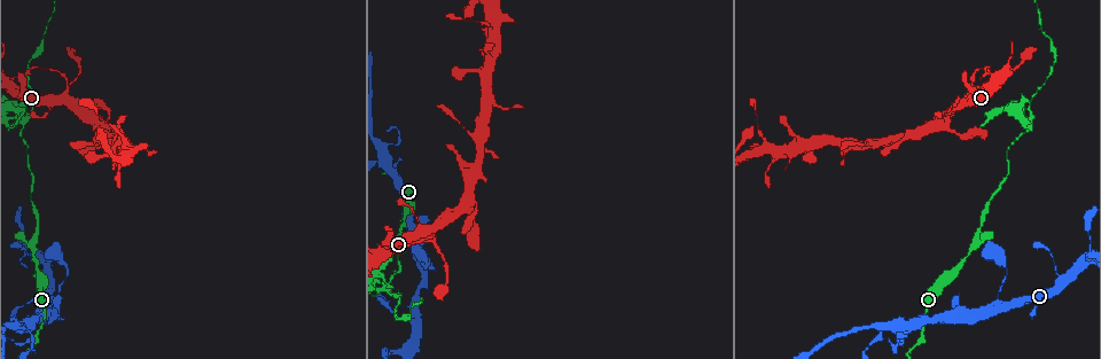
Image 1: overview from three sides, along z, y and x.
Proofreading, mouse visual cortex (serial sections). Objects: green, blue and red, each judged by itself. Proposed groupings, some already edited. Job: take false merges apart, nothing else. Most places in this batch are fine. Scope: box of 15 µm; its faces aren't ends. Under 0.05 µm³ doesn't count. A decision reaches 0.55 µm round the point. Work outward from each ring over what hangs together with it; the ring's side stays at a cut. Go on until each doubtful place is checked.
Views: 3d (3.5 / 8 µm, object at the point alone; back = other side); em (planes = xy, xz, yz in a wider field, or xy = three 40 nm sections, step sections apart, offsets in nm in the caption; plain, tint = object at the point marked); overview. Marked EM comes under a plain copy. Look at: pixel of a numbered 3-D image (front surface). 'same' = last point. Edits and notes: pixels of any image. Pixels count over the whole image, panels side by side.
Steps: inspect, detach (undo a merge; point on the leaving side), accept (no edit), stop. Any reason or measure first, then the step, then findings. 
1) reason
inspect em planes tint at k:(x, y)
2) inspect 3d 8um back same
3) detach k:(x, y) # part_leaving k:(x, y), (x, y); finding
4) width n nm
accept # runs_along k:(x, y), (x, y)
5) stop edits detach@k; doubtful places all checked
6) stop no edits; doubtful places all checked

a fork
inspect 3d 3.5um at 1:(23, 126)

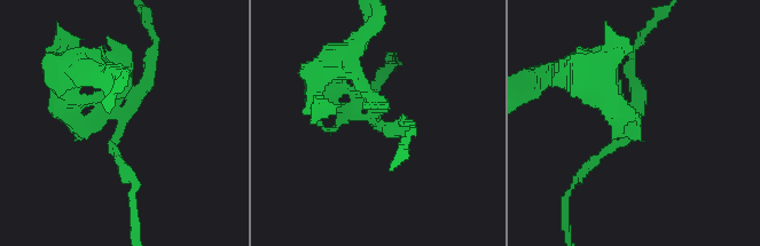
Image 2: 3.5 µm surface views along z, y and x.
inspect em xy step 5 tint at 2:(378, 124)

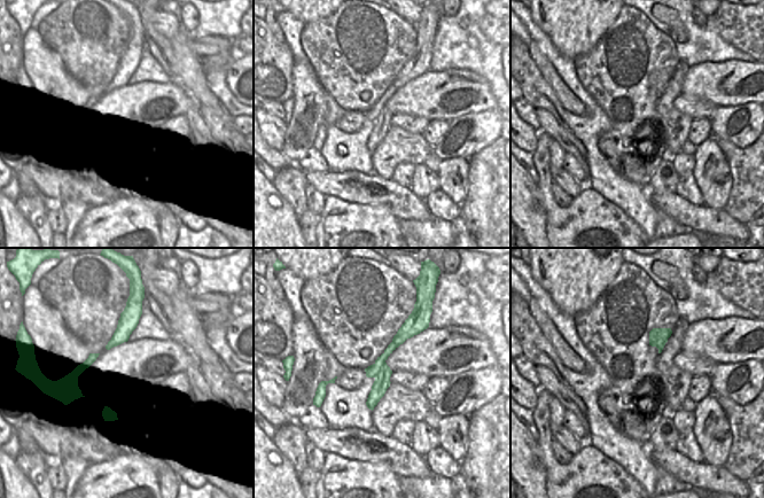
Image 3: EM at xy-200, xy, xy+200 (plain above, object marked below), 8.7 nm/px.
inspect em xy step 3 tint same

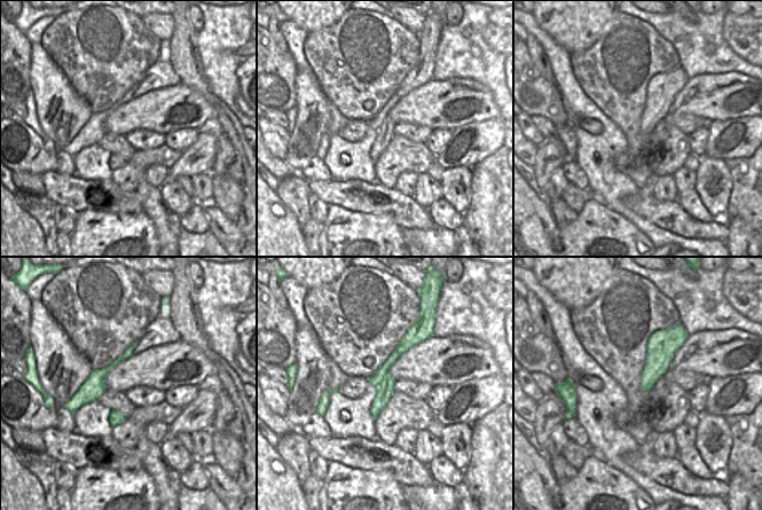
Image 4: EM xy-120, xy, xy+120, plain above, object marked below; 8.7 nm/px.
detach 2:(78, 136) # part_leaving 2:(112, 113), (77, 127), (63, 78); two cells meet here

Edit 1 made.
arms run side by side
inspect 3d 3.5um at 1:(428, 229)

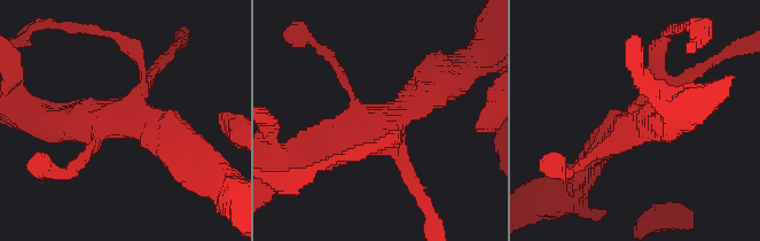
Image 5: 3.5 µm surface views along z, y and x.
shape alone is not enough
inspect em xy step 2 tint at 5:(377, 123)

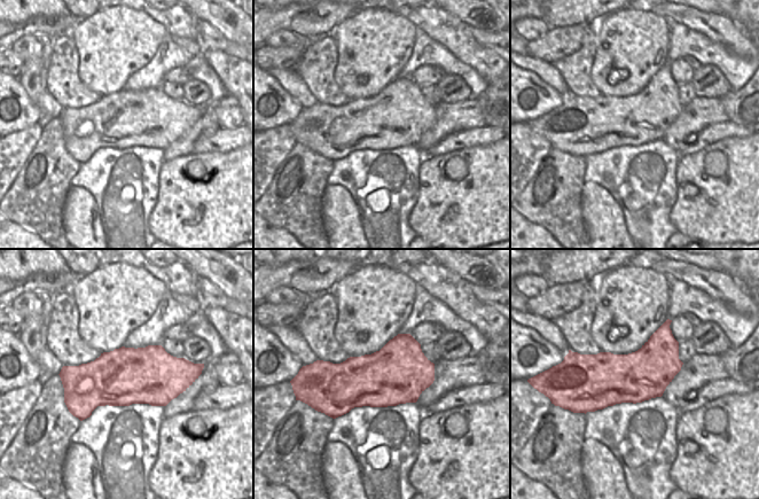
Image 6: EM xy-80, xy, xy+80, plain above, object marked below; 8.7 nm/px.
accept # runs_along 5:(307, 152), (441, 90); all the same cell

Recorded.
abrupt turn
inspect 3d 8um at 1:(394, 166)

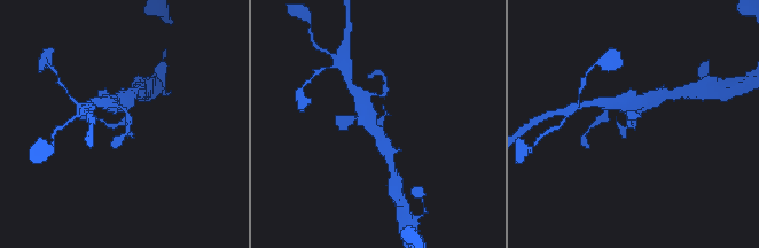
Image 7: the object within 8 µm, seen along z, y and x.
inspect em xy step 5 tint at 7:(634, 122)

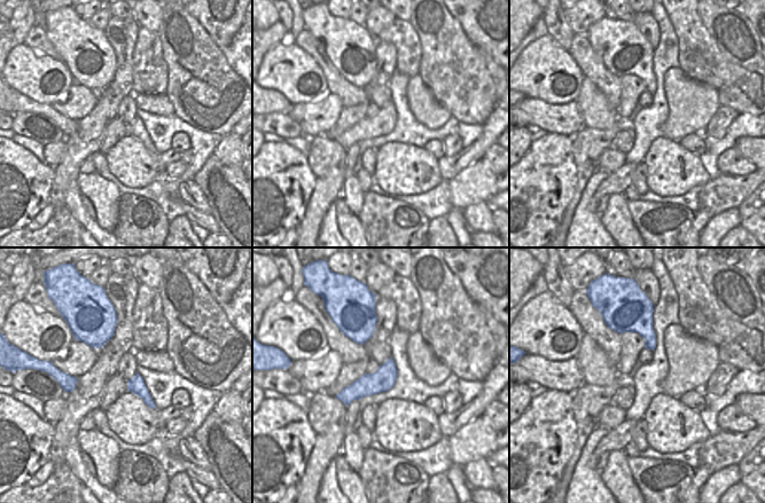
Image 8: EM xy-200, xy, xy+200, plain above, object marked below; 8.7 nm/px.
accept # runs_along 8:(390, 362), (371, 384), (340, 397); one cell here

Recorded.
stop edits detach@2; doubtful places all checked

